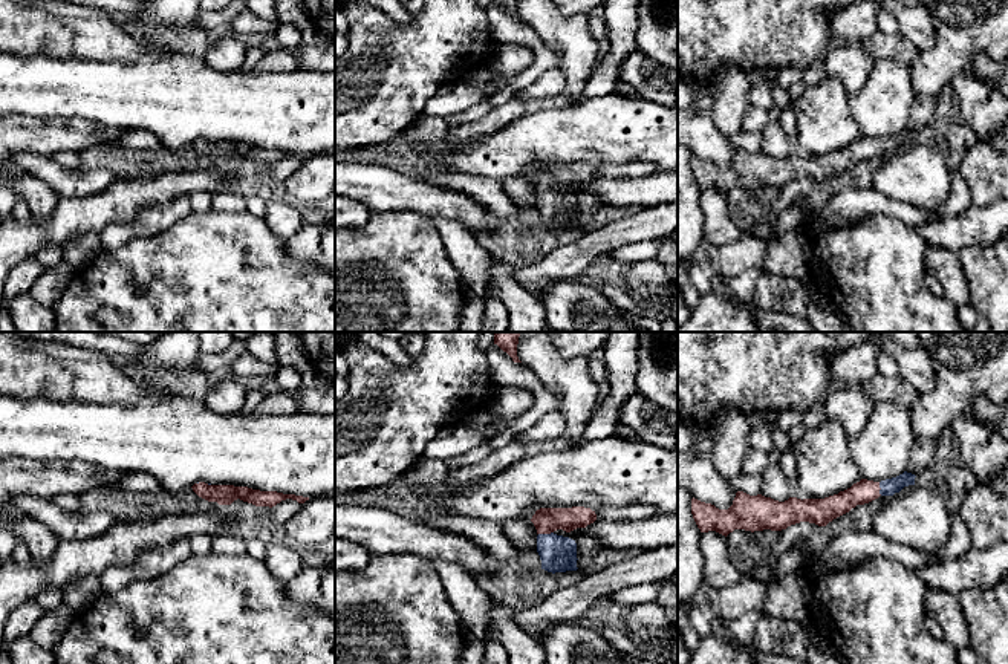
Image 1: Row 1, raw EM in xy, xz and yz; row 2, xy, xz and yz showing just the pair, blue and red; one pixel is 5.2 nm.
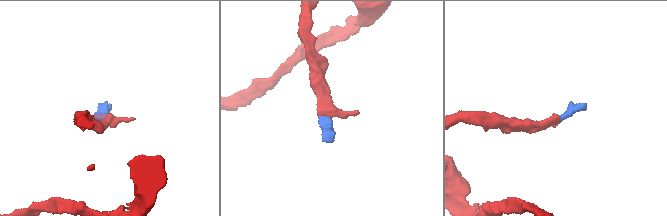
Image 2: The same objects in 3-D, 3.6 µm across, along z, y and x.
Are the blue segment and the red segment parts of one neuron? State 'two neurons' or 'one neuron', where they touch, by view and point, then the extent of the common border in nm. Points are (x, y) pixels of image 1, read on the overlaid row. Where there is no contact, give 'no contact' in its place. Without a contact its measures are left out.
one neuron; meets blue in xz at (545, 534); contact 80 nm long

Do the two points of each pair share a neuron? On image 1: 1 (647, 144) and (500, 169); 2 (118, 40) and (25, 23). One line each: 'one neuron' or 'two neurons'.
1: one neuron
2: one neuron

